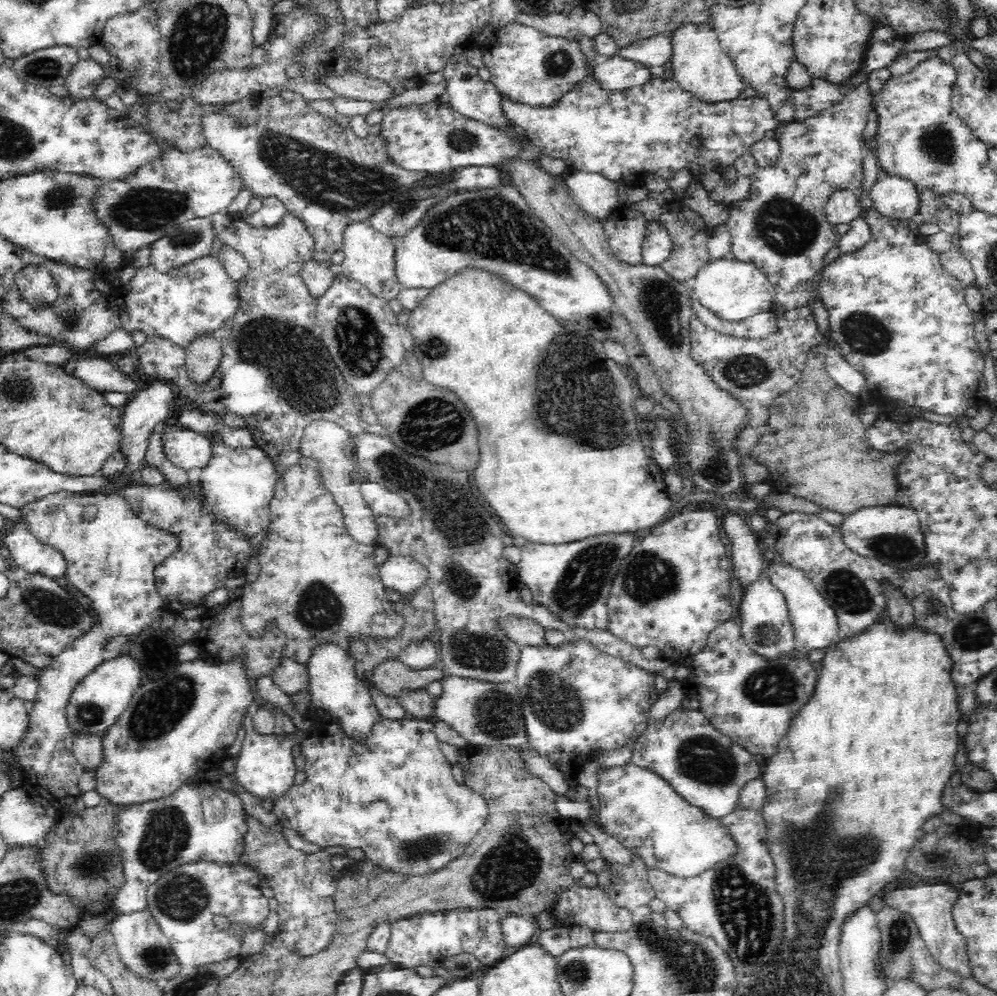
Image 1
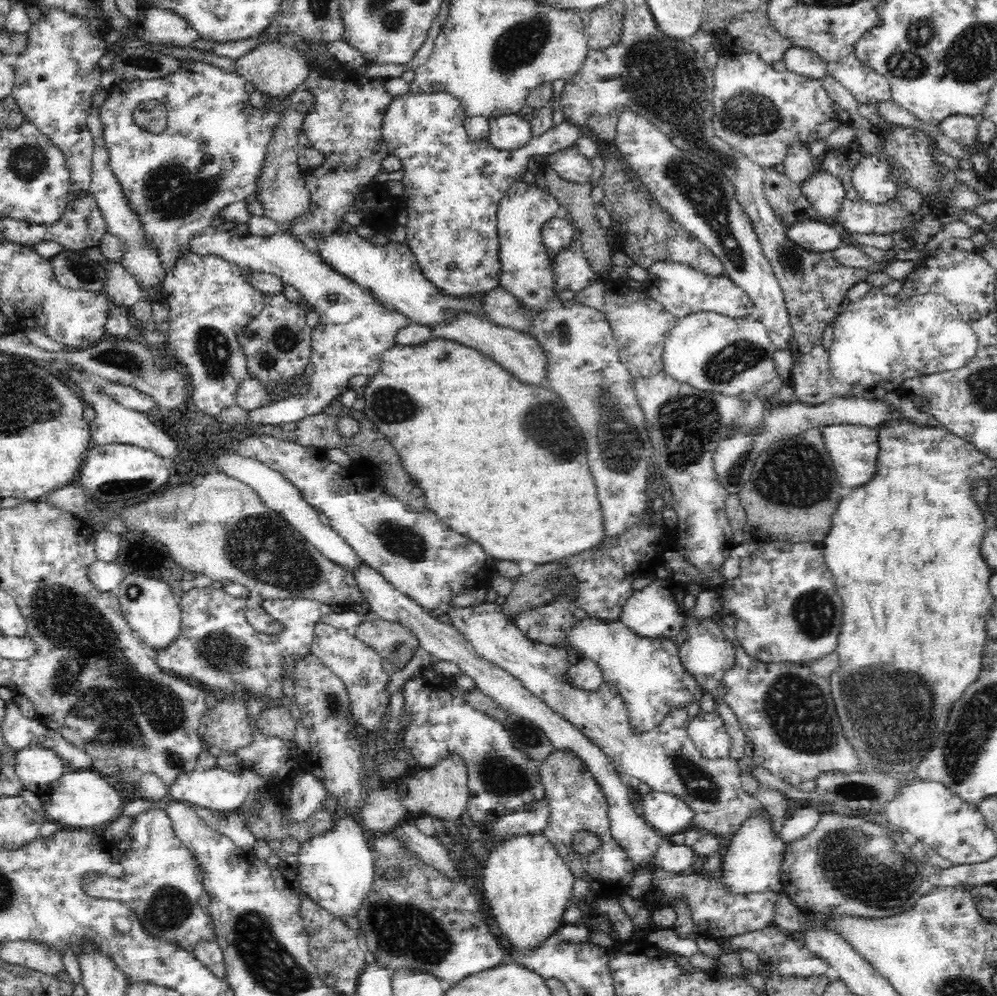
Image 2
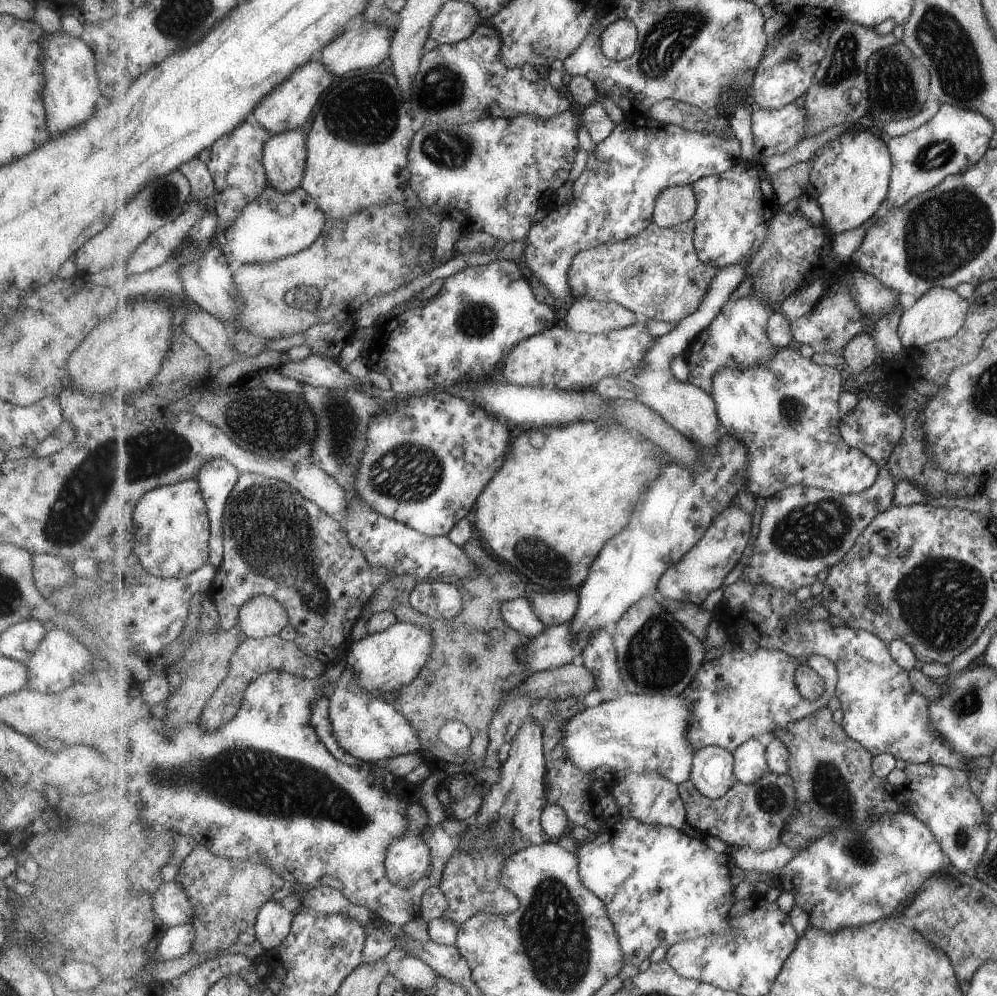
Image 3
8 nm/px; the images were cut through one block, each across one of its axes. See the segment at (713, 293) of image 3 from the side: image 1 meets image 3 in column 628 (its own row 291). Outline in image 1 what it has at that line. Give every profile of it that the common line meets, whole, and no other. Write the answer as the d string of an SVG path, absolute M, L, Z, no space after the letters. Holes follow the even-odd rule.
M352 221L343 230L344 261L341 266L341 276L366 285L371 294L384 298L386 301L396 299L403 289L395 274L394 238L378 232L373 226L364 221Z

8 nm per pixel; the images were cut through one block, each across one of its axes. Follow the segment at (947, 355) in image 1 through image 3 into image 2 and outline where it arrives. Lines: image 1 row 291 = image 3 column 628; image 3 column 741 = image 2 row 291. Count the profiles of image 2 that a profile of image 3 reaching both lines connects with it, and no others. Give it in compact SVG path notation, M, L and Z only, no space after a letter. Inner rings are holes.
M871 286L869 292L863 298L860 298L855 302L846 302L845 310L838 316L838 319L834 323L834 340L829 349L829 371L832 373L832 376L840 382L851 385L860 385L867 390L872 390L876 388L876 386L880 386L880 388L884 388L886 392L901 393L901 384L908 379L917 376L958 370L958 368L966 366L966 363L976 354L977 346L979 345L977 335L974 333L972 327L970 327L968 320L963 319L960 311L956 309L956 306L940 294L927 293L915 295L908 299L900 299L898 298L898 295L890 296L884 294L882 286L881 288Z

